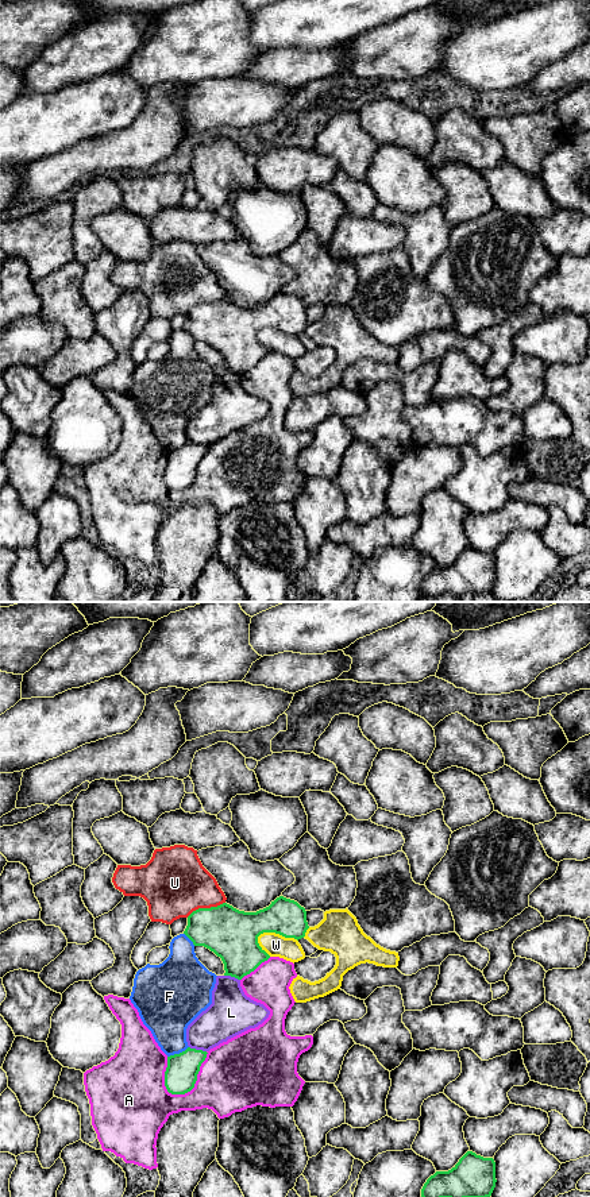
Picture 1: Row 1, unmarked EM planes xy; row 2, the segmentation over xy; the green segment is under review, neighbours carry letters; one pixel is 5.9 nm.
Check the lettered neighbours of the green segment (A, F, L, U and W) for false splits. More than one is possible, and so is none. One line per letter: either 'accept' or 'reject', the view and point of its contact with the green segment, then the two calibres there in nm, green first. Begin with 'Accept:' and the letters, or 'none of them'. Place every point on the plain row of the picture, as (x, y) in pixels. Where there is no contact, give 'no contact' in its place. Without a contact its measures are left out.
Accept: none of them
A: reject; contact xy (195, 478); calibres 190 and 420 nm
F: reject; contact xy (177, 450); calibres 190 and 280 nm
L: reject; contact xy (197, 446); calibres 190 and 240 nm
U: reject; contact xy (205, 304); calibres 300 and 400 nm
W: reject; contact xy (277, 328); calibres 280 and 140 nm

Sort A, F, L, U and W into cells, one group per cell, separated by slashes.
A / F / L / U / W

